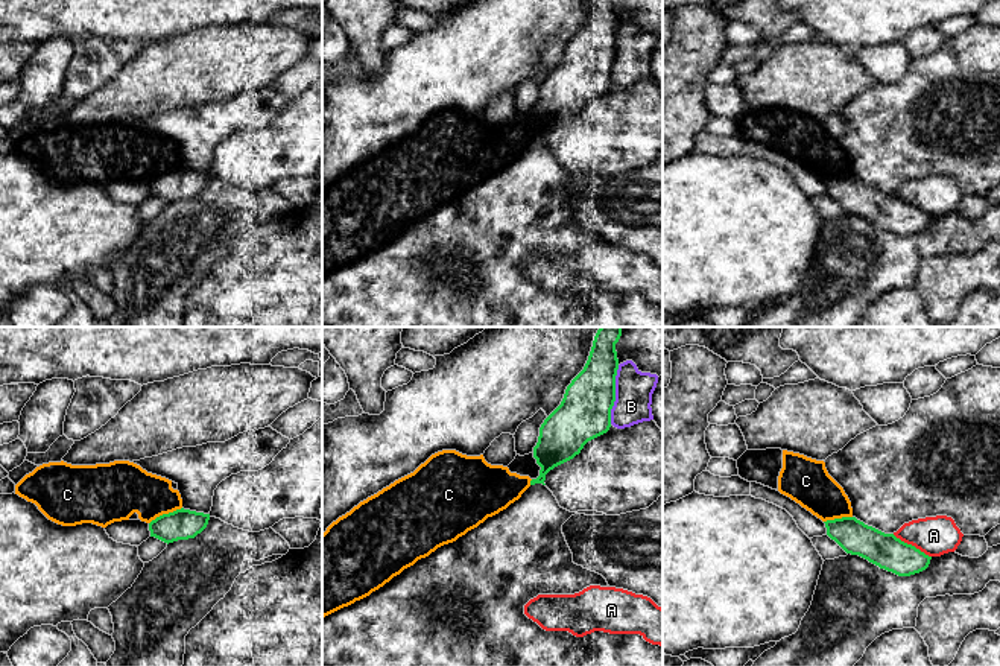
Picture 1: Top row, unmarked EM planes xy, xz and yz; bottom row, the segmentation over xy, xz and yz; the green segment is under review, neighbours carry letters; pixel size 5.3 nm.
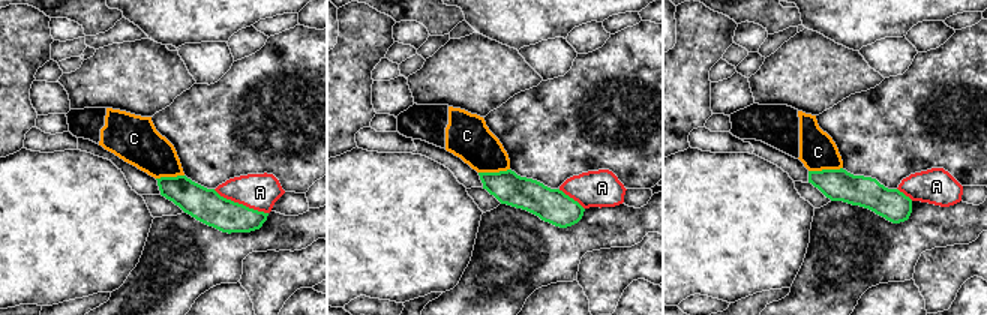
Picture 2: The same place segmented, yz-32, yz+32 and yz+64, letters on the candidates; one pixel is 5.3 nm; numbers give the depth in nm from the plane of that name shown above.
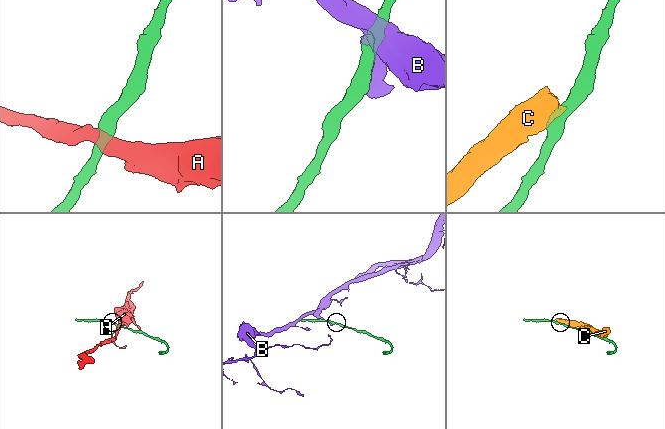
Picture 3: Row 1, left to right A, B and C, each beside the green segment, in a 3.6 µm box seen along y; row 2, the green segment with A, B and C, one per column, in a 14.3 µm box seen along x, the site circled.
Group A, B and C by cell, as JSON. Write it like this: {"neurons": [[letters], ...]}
{"neurons": [["A"], ["B"], ["C"]]}

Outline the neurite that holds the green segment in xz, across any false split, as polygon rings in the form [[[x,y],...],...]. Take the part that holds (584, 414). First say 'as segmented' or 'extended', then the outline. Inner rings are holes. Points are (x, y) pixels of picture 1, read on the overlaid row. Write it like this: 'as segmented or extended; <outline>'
as segmented; [[[600,327],[584,369],[567,386],[561,404],[540,427],[533,458],[541,467],[530,485],[544,484],[546,474],[573,459],[584,446],[611,427],[619,359],[616,344],[622,327]]]

